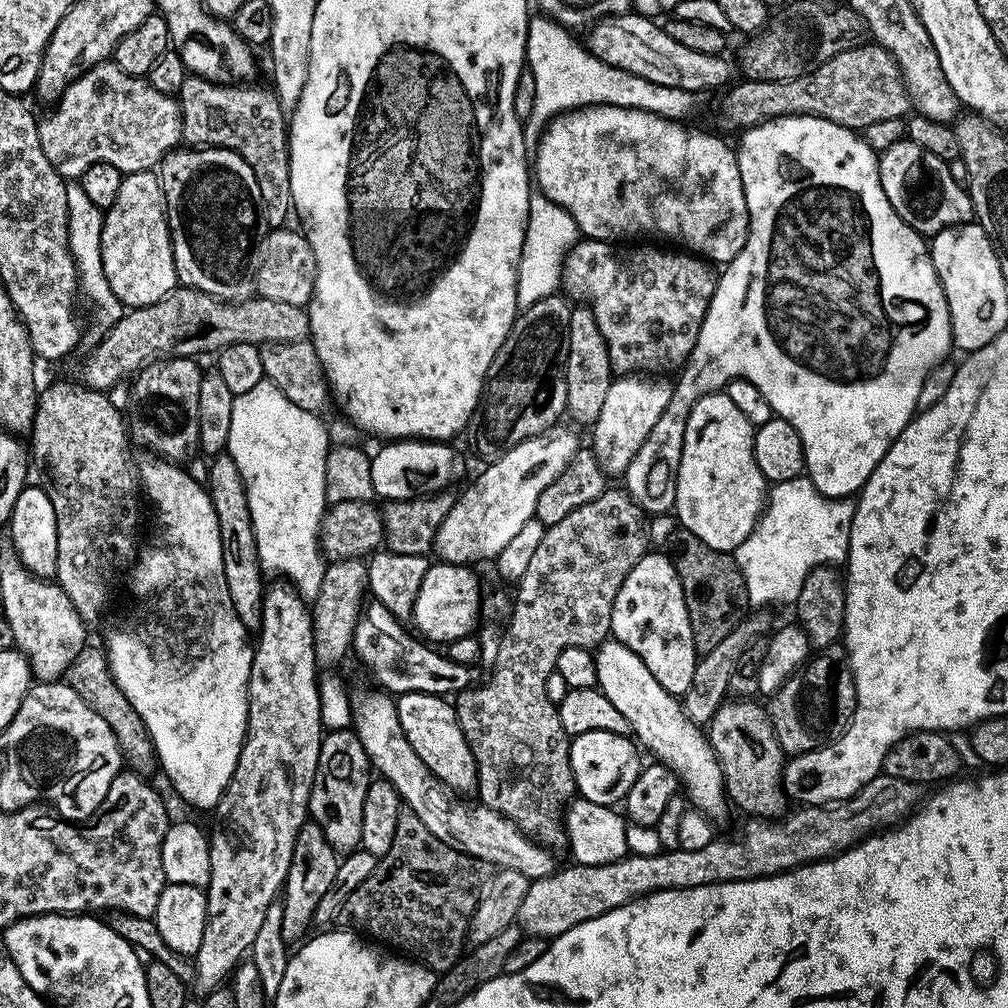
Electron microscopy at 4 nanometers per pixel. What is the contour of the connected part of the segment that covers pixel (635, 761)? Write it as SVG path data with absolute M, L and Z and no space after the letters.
M587 732L575 737L570 744L570 762L577 793L595 804L619 805L630 786L634 786L634 778L638 778L642 767L635 747L637 745L628 736L613 732Z

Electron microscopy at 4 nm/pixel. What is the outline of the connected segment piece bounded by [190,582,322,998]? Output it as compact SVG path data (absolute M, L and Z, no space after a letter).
M291 582L284 584L267 585L264 594L264 613L260 619L258 635L260 641L255 641L252 654L252 673L248 679L248 730L247 736L240 751L240 757L236 763L236 769L232 775L232 781L228 783L228 791L224 793L219 804L214 809L216 815L216 829L210 832L210 882L206 889L208 897L208 921L202 934L202 946L198 946L194 957L194 975L190 981L190 988L193 993L197 992L197 997L203 998L215 992L217 988L225 983L228 971L240 960L240 955L247 953L252 947L254 938L258 938L258 930L262 926L262 918L266 918L266 910L277 899L278 893L283 889L284 879L290 870L290 858L294 850L294 842L298 838L300 828L306 823L308 811L308 795L312 792L312 780L316 777L316 763L320 757L320 742L322 739L322 725L320 723L320 691L321 685L316 684L316 639L314 629L312 629L312 614L309 601L305 600L296 591L296 585Z

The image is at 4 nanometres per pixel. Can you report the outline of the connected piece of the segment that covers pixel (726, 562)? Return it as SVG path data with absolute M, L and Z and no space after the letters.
M676 530L672 540L670 559L676 568L686 598L694 646L700 656L705 656L710 654L710 650L714 650L714 646L718 646L718 642L726 639L726 634L730 634L730 630L734 630L734 626L738 626L738 622L749 611L746 578L733 553L706 546L706 542L698 538L698 534Z

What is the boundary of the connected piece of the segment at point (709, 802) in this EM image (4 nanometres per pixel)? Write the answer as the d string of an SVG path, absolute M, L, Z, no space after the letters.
M605 640L595 649L594 655L598 687L610 702L614 702L614 706L618 706L626 722L632 724L635 739L641 745L644 743L659 763L676 773L687 799L705 816L717 818L722 815L724 802L726 804L724 772L705 729L684 713L683 703L663 688L658 678L646 670L642 658L638 658L638 654L631 652L621 640Z

